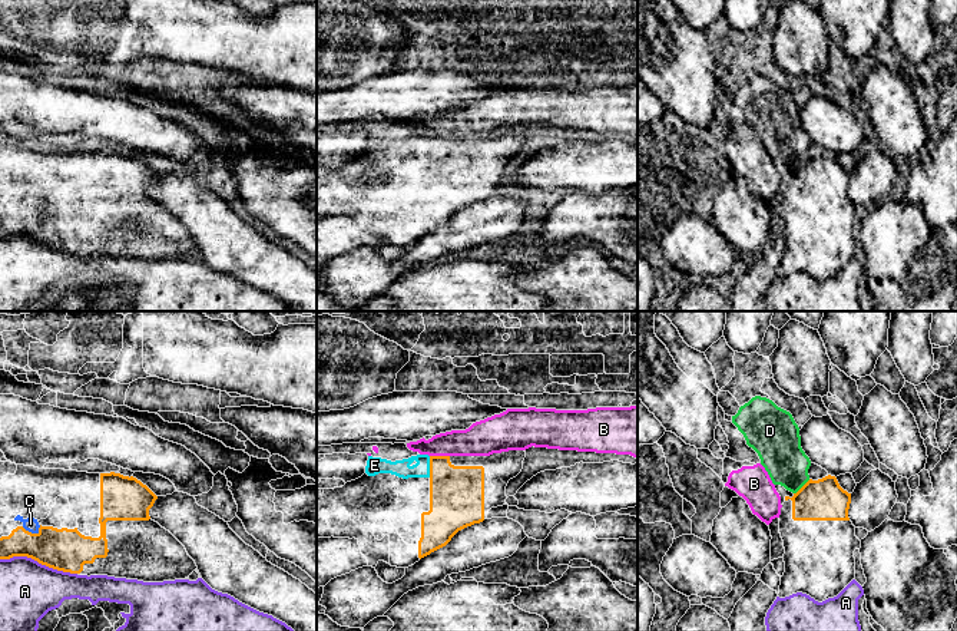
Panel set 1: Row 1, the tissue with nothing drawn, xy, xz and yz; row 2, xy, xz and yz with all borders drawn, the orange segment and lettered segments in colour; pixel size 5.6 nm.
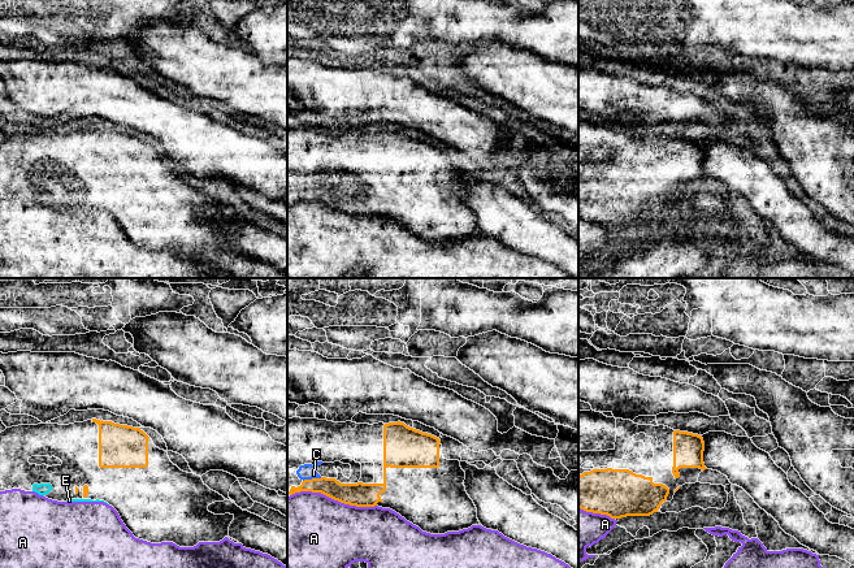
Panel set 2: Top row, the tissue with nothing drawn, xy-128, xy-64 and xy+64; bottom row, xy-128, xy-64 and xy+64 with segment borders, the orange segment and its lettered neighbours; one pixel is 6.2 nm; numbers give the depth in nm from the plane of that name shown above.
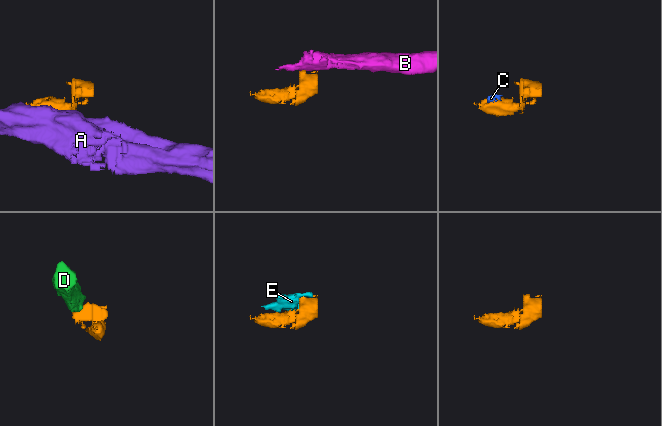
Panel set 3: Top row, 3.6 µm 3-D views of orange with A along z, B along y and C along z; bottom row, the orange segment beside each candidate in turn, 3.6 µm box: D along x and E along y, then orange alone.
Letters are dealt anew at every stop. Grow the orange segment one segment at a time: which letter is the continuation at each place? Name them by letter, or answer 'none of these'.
C, E

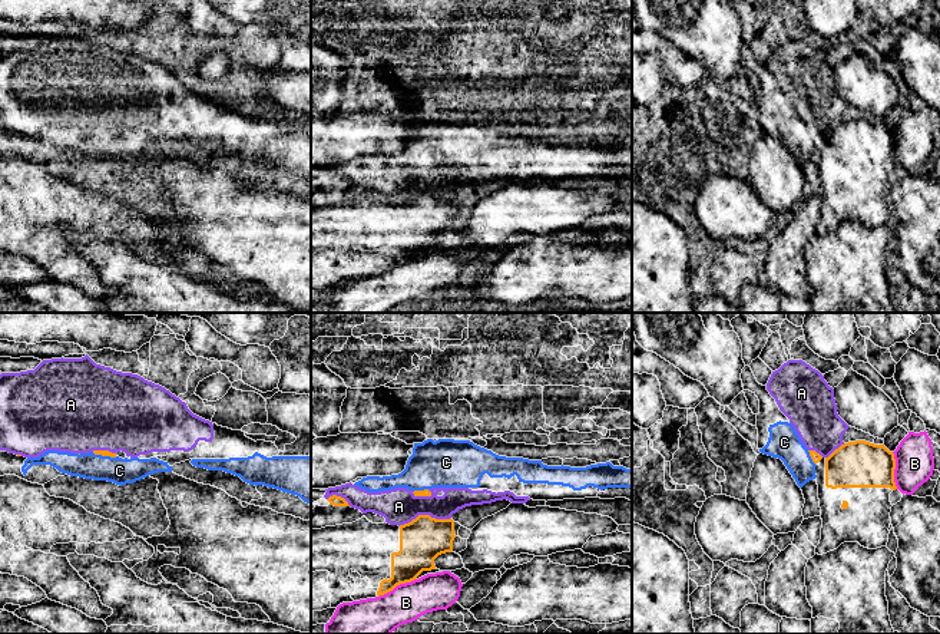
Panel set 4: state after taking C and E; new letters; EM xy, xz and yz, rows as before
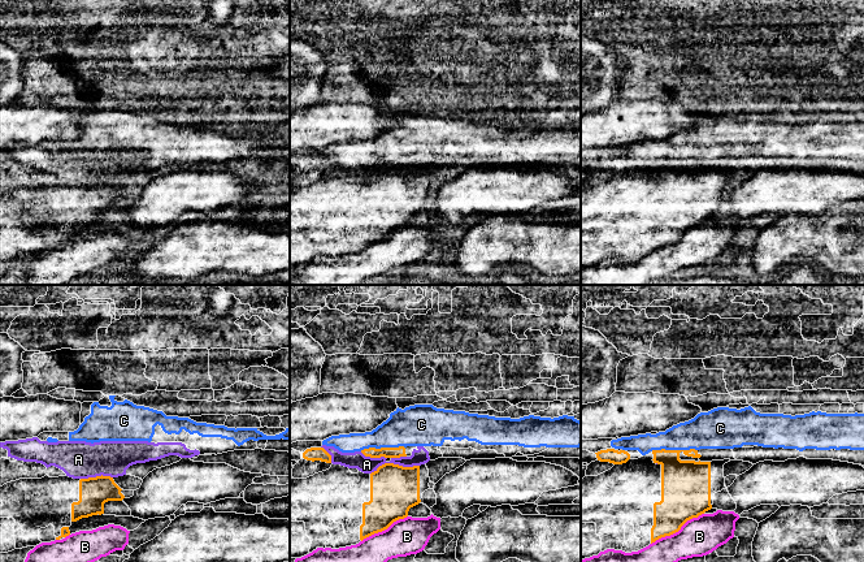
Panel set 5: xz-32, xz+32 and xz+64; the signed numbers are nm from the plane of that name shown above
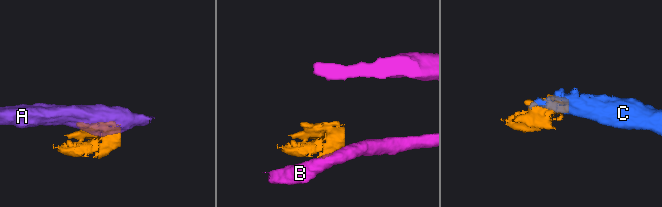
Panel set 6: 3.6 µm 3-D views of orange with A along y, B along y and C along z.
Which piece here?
none of these

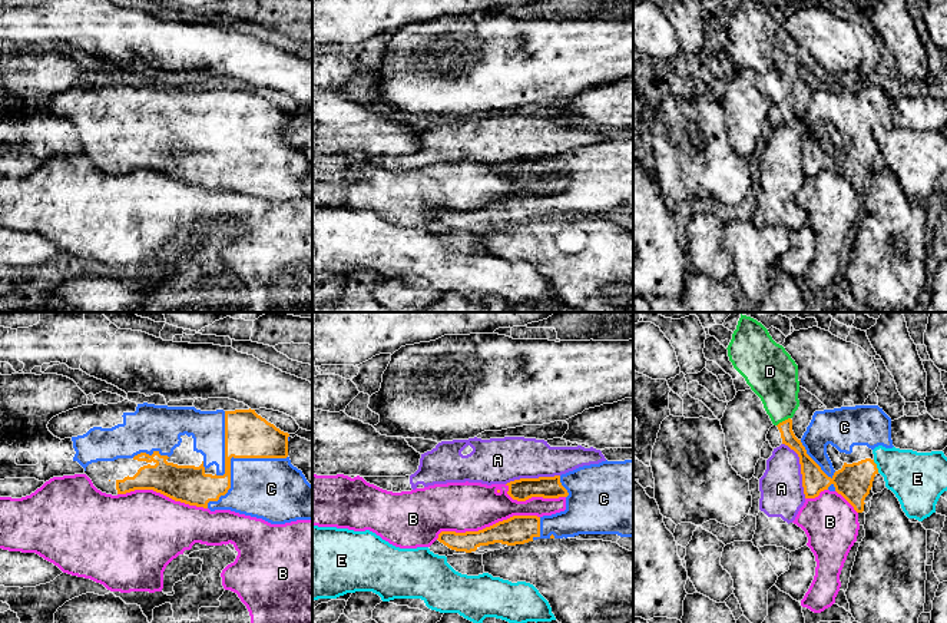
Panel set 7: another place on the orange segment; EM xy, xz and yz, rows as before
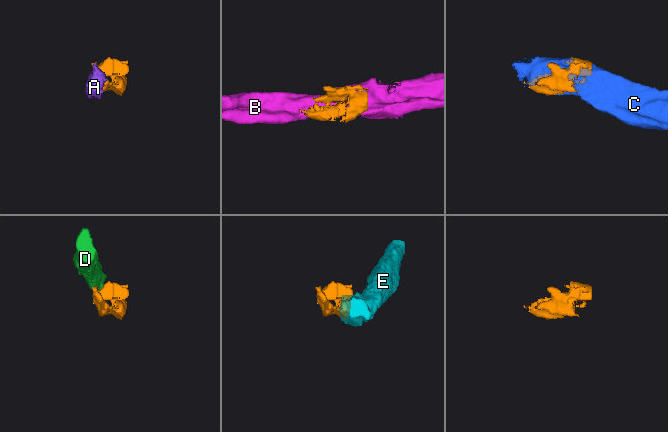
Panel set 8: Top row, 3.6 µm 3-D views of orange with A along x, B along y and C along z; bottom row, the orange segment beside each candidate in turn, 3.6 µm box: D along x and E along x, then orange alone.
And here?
C

